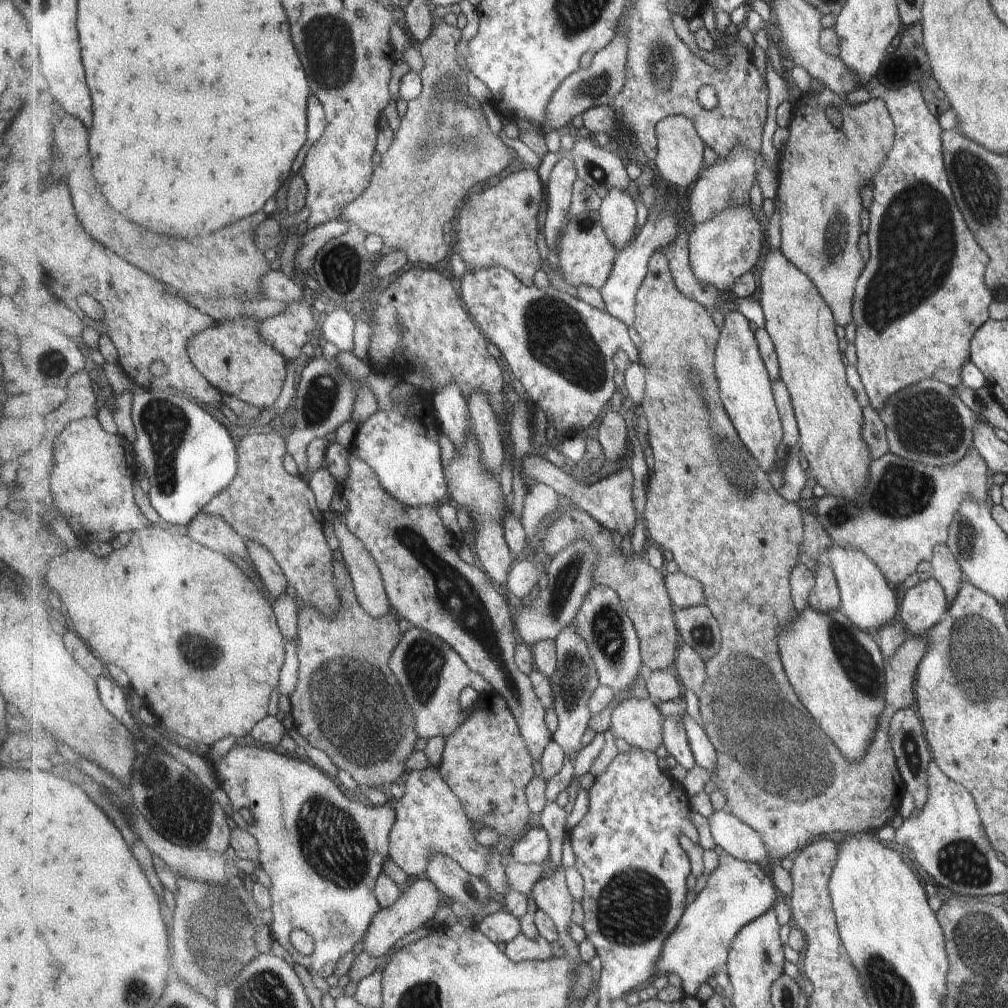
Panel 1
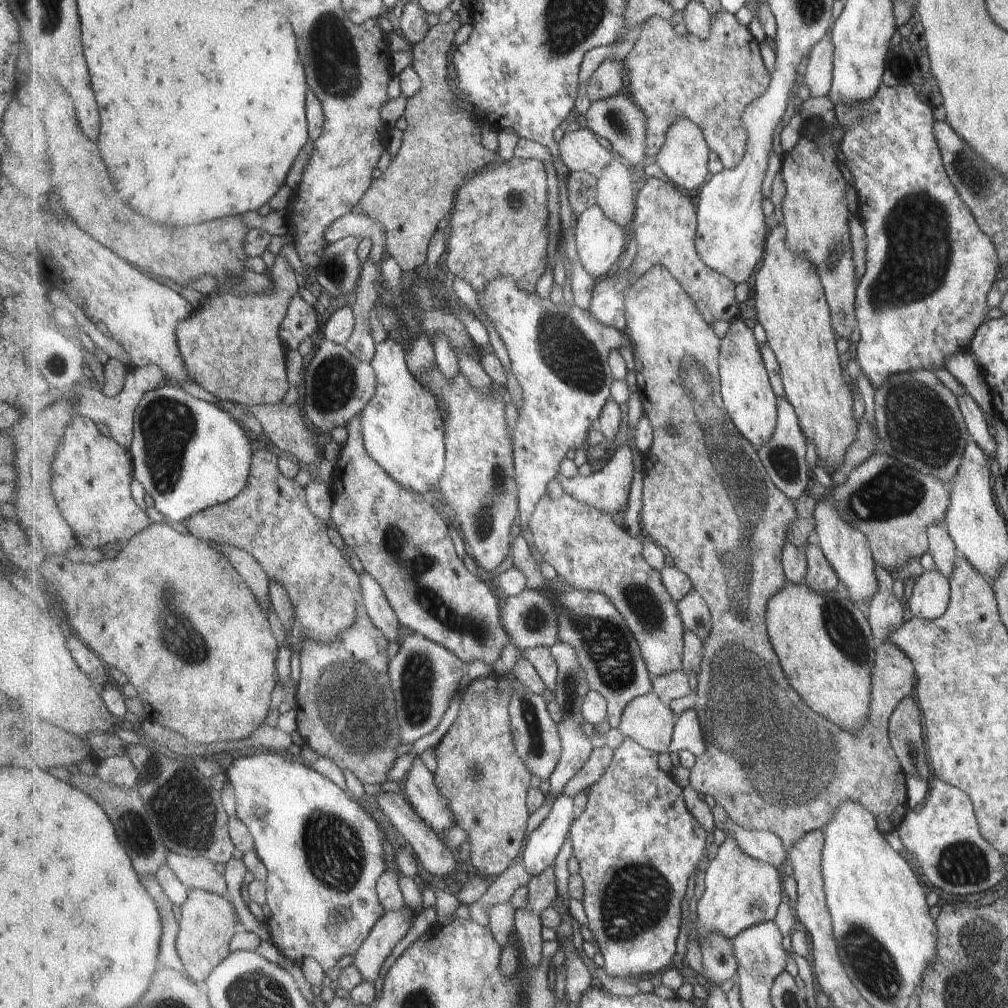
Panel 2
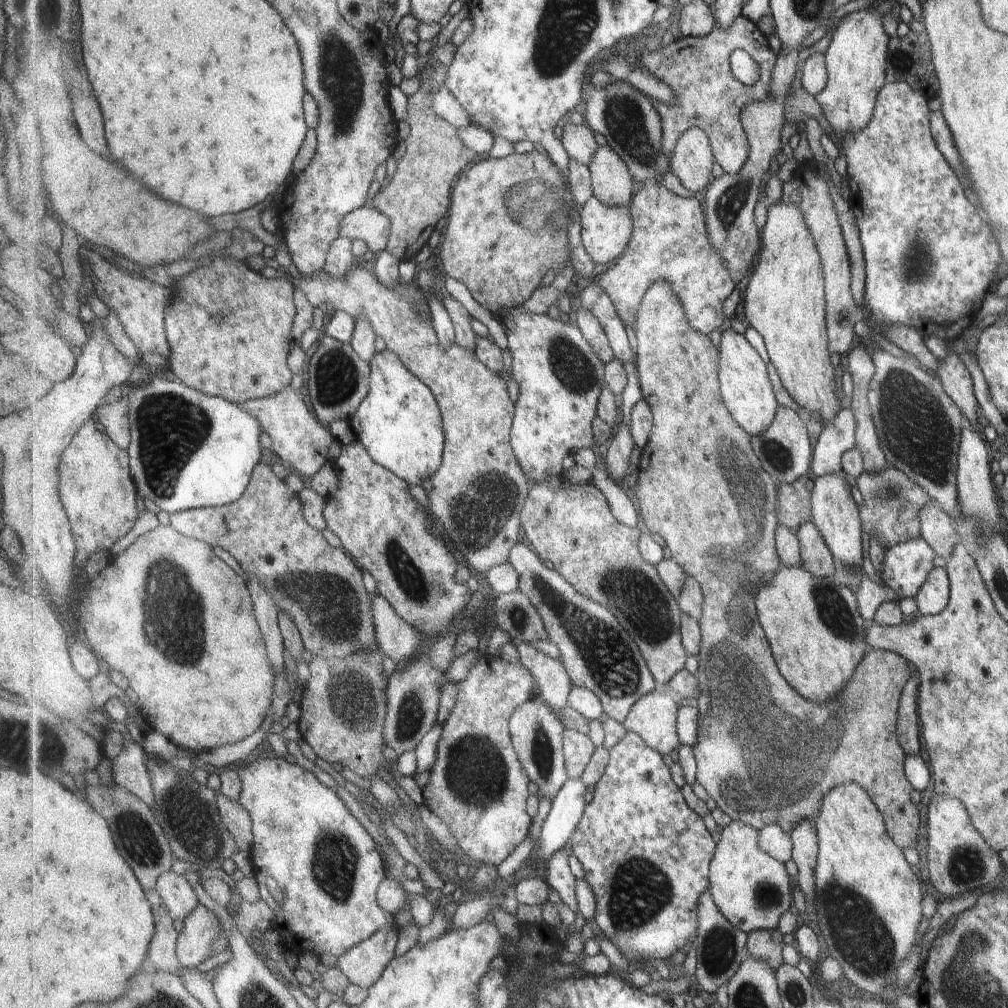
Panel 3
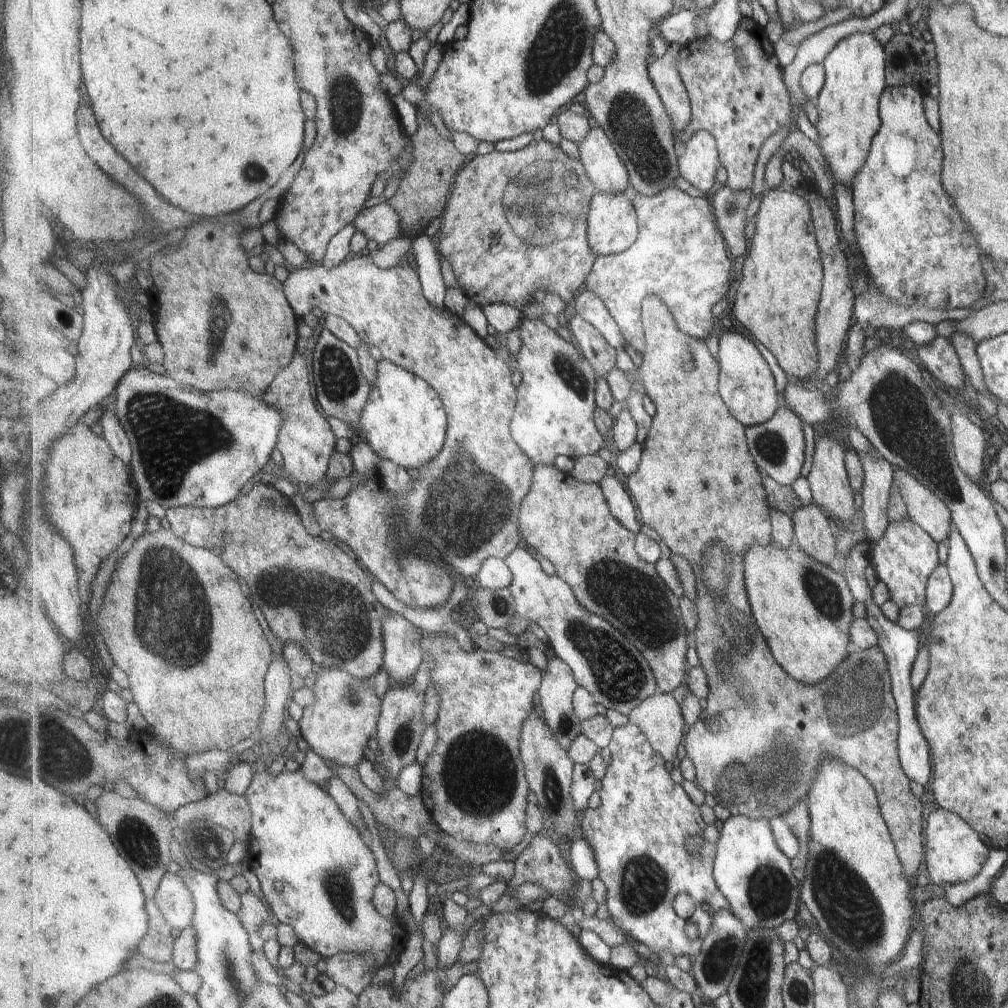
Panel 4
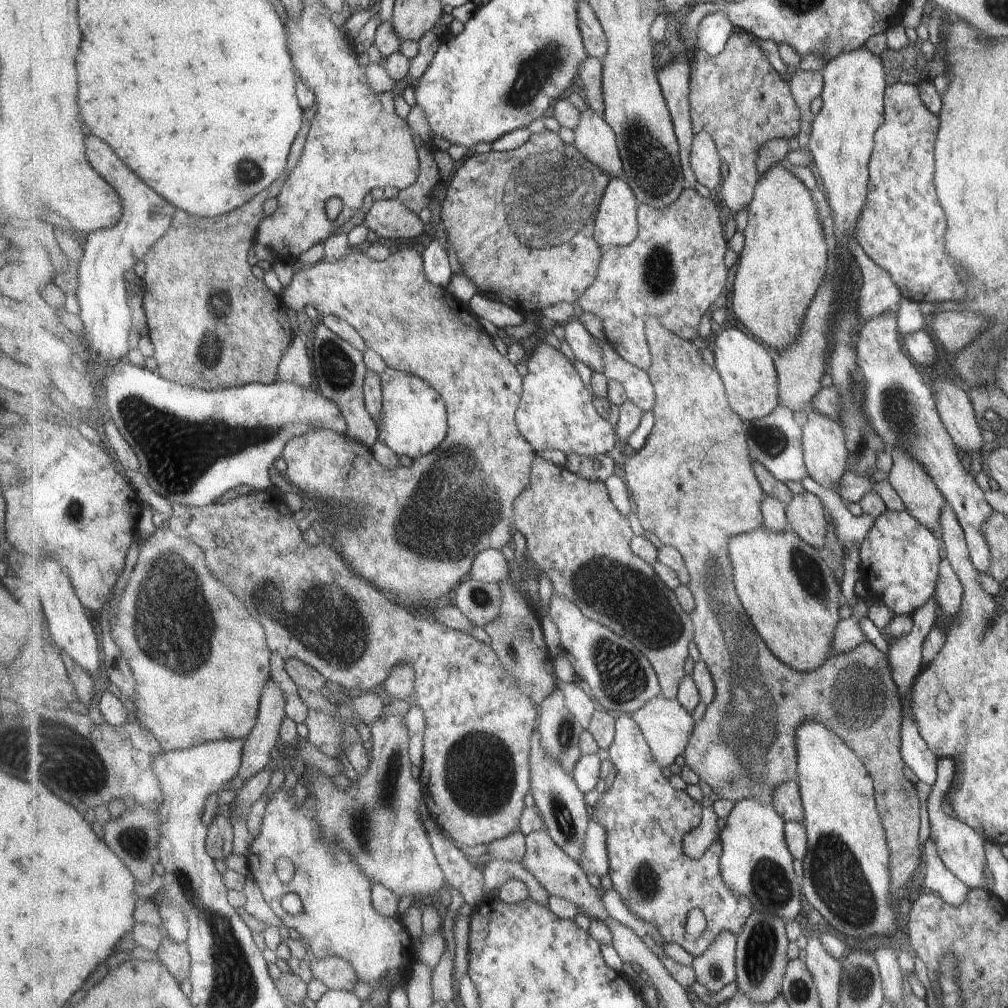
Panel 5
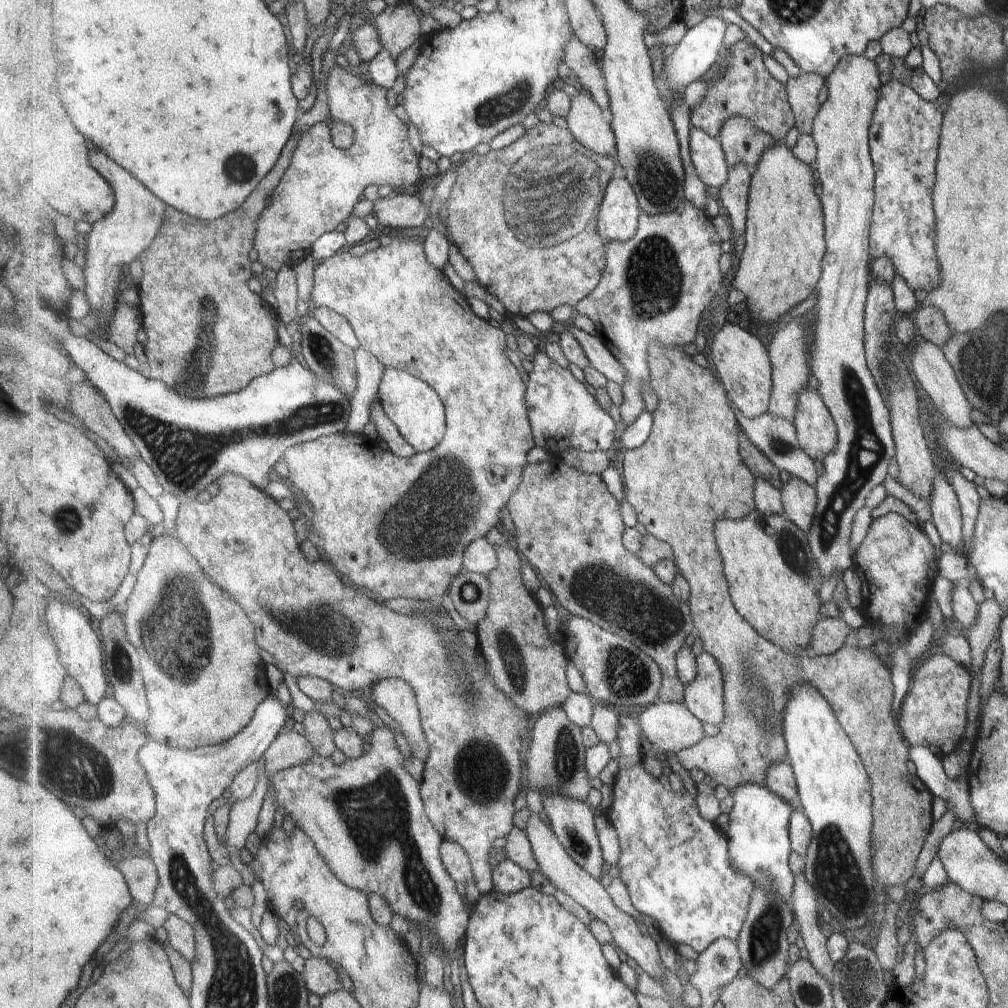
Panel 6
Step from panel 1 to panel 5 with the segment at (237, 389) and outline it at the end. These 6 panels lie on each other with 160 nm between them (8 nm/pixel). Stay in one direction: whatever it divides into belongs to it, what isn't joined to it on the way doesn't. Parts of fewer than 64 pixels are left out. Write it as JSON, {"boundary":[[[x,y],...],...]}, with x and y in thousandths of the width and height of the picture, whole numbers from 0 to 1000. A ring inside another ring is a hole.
{"boundary":[[[284,169],[265,188],[227,212],[199,216],[177,207],[166,232],[146,250],[142,258],[145,270],[141,286],[143,307],[147,313],[146,327],[156,347],[156,369],[165,376],[205,387],[276,378],[277,359],[289,343],[292,327],[287,321],[286,306],[279,295],[271,292],[267,284],[251,272],[245,254],[255,240],[256,227],[263,216],[261,202],[267,196],[280,192],[287,173],[288,170]]]}

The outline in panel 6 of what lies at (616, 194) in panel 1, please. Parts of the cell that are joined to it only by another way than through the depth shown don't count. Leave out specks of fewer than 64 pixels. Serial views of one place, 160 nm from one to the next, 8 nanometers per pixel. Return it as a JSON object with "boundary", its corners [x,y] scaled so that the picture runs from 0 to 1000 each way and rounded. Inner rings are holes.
{"boundary":[[[576,89],[567,97],[566,109],[561,118],[569,136],[579,146],[613,161],[613,137],[601,112],[584,91]]]}

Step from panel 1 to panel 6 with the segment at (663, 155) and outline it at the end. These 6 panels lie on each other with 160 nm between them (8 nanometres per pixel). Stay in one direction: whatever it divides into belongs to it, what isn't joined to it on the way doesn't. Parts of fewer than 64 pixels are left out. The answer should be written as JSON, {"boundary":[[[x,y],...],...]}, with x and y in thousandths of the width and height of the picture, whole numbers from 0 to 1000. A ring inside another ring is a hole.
{"boundary":[[[687,125],[685,152],[695,179],[705,187],[715,187],[724,175],[724,165],[714,138],[700,129]]]}

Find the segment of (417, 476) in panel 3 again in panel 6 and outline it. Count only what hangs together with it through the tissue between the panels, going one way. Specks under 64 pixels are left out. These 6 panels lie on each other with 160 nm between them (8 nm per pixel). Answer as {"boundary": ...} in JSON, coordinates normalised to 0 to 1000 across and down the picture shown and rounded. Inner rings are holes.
{"boundary":[[[383,364],[376,386],[376,398],[384,413],[415,449],[434,444],[442,433],[442,403],[435,388],[407,369]]]}

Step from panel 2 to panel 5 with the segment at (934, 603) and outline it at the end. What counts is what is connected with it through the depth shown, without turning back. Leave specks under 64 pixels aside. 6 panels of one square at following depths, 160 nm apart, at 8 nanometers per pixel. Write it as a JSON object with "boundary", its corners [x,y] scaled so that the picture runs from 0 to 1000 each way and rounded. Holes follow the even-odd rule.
{"boundary":[[[938,554],[931,558],[926,592],[938,609],[945,612],[951,605],[954,581],[947,568],[943,565]]]}

